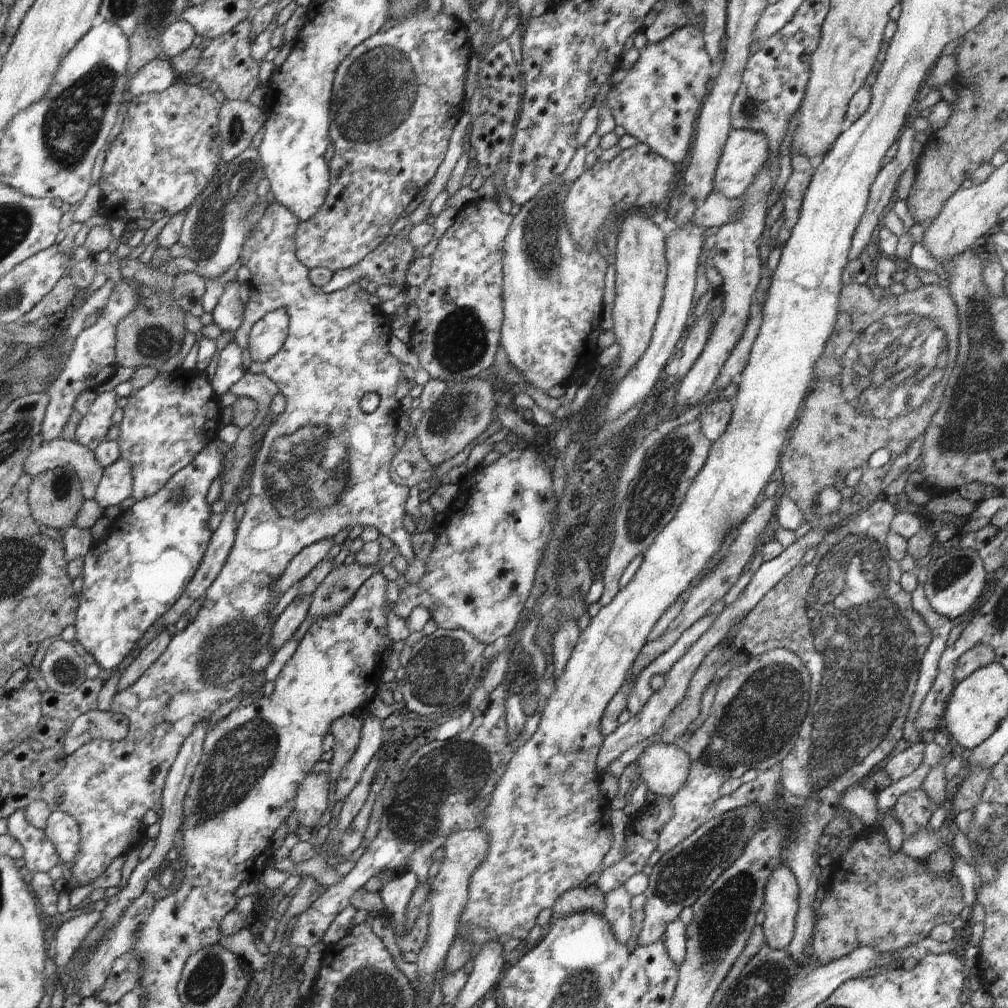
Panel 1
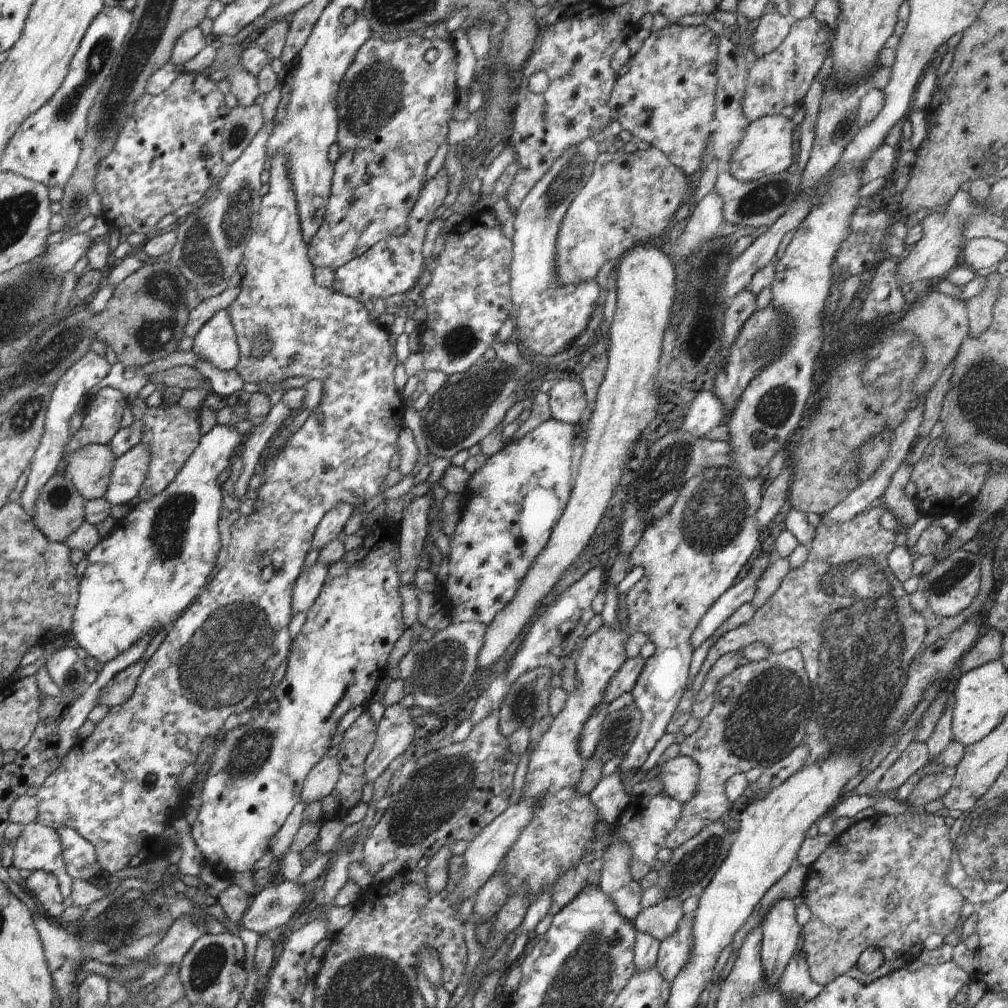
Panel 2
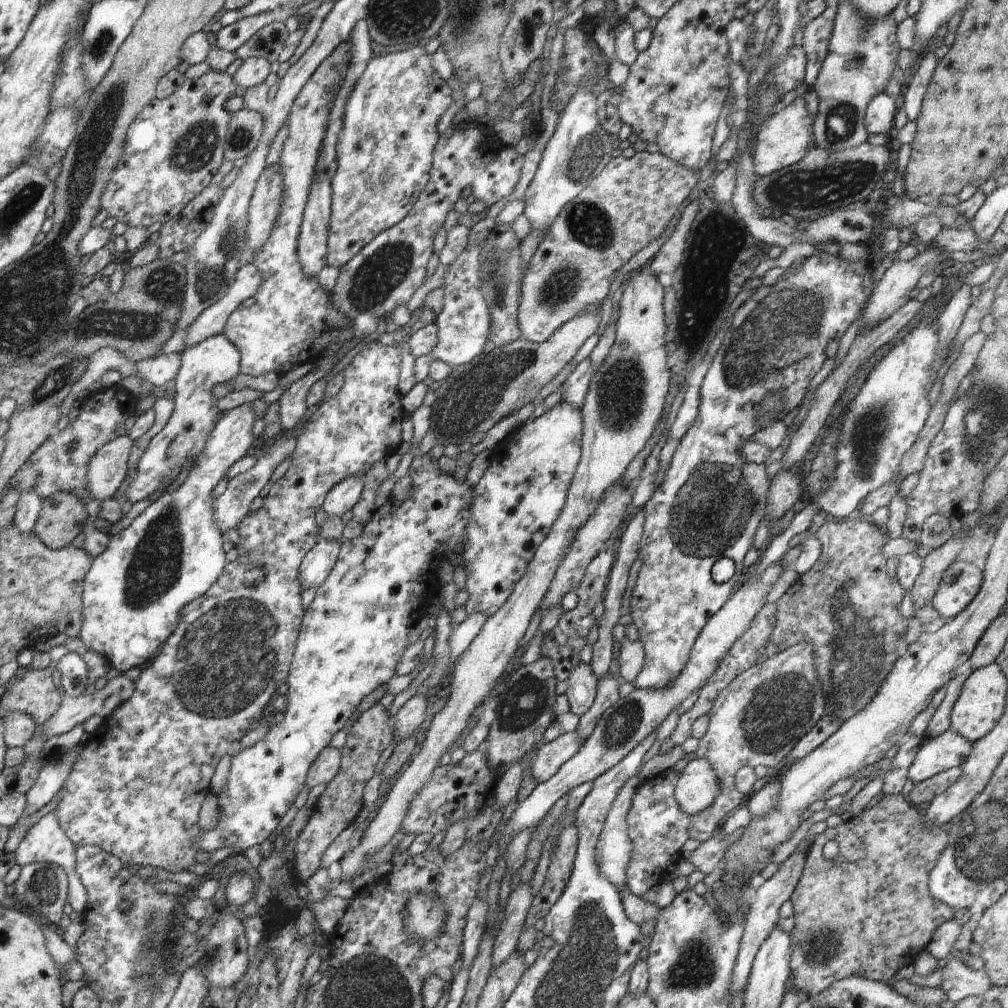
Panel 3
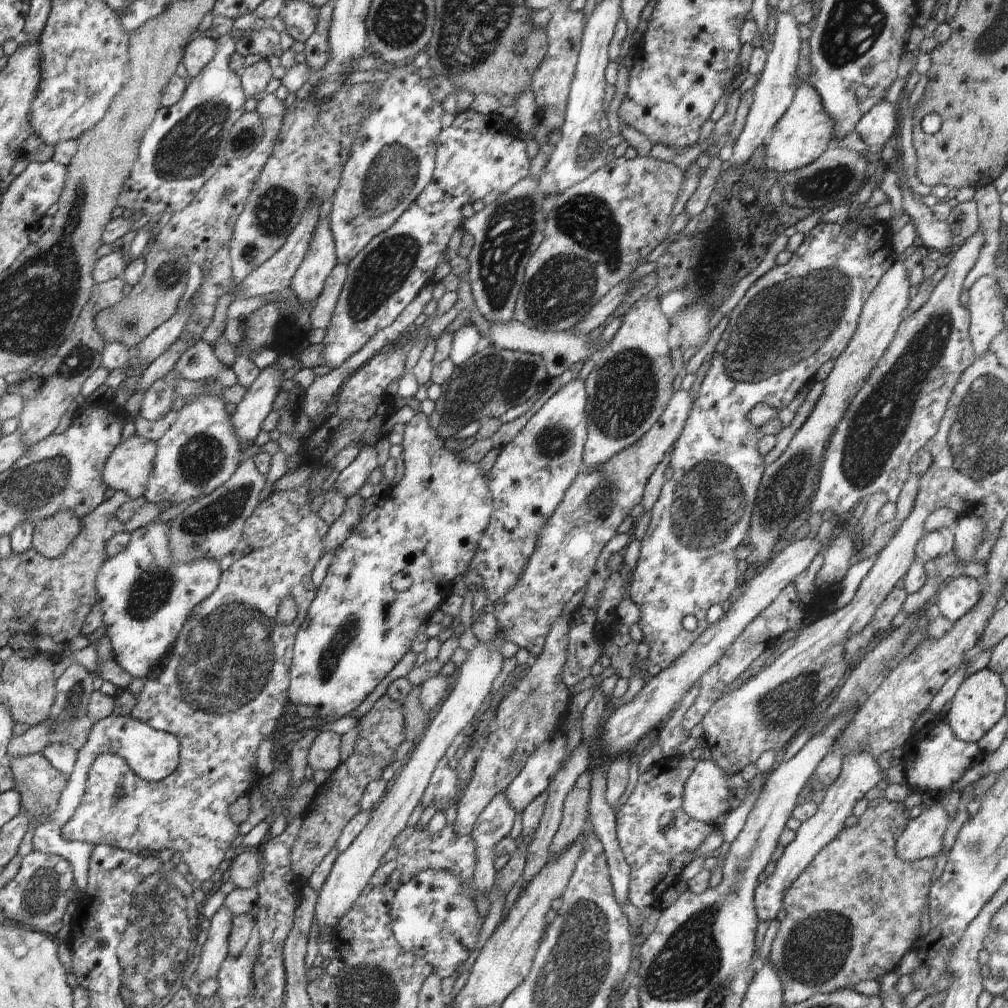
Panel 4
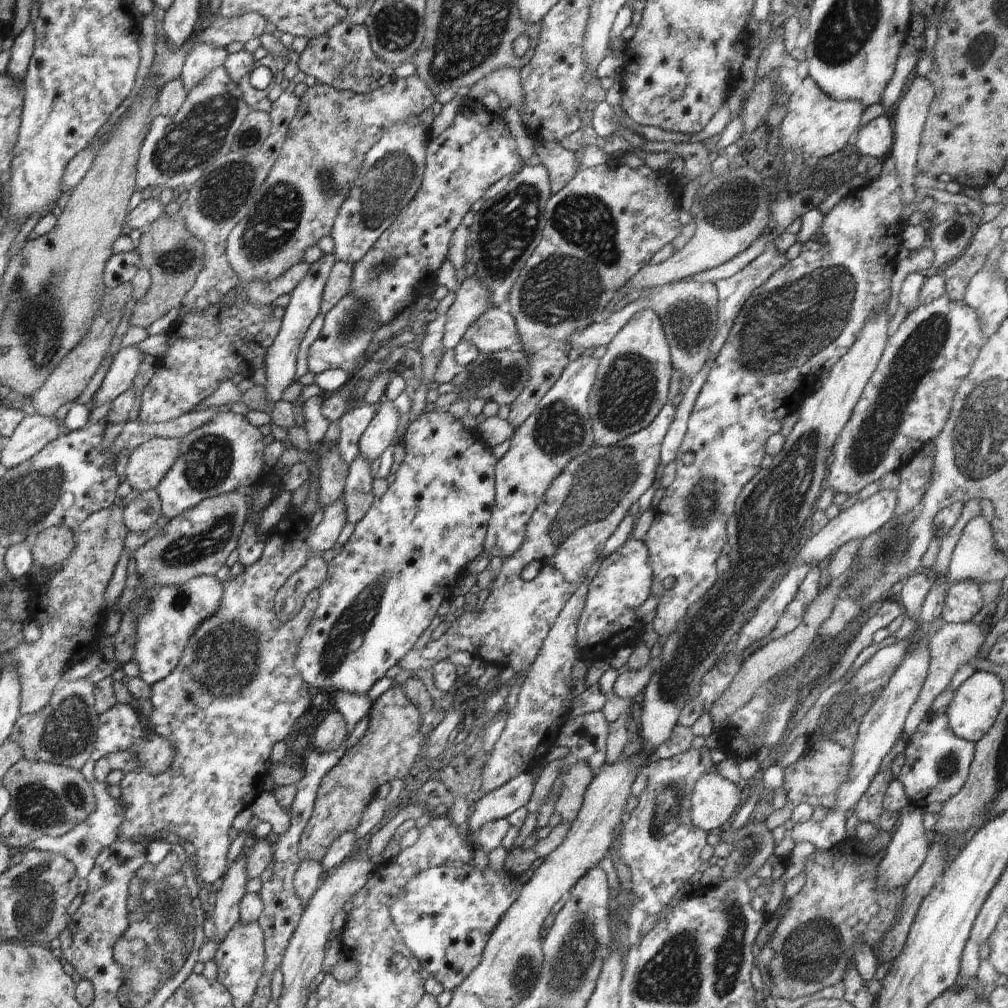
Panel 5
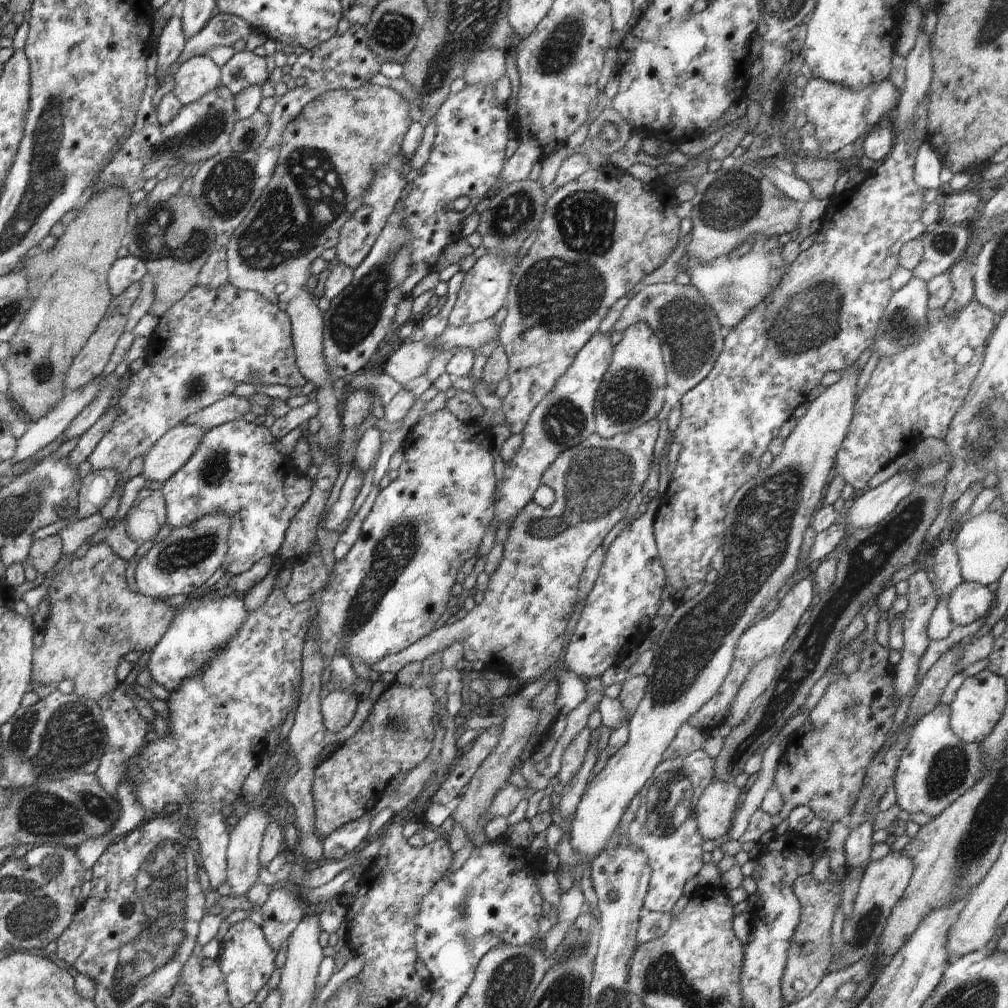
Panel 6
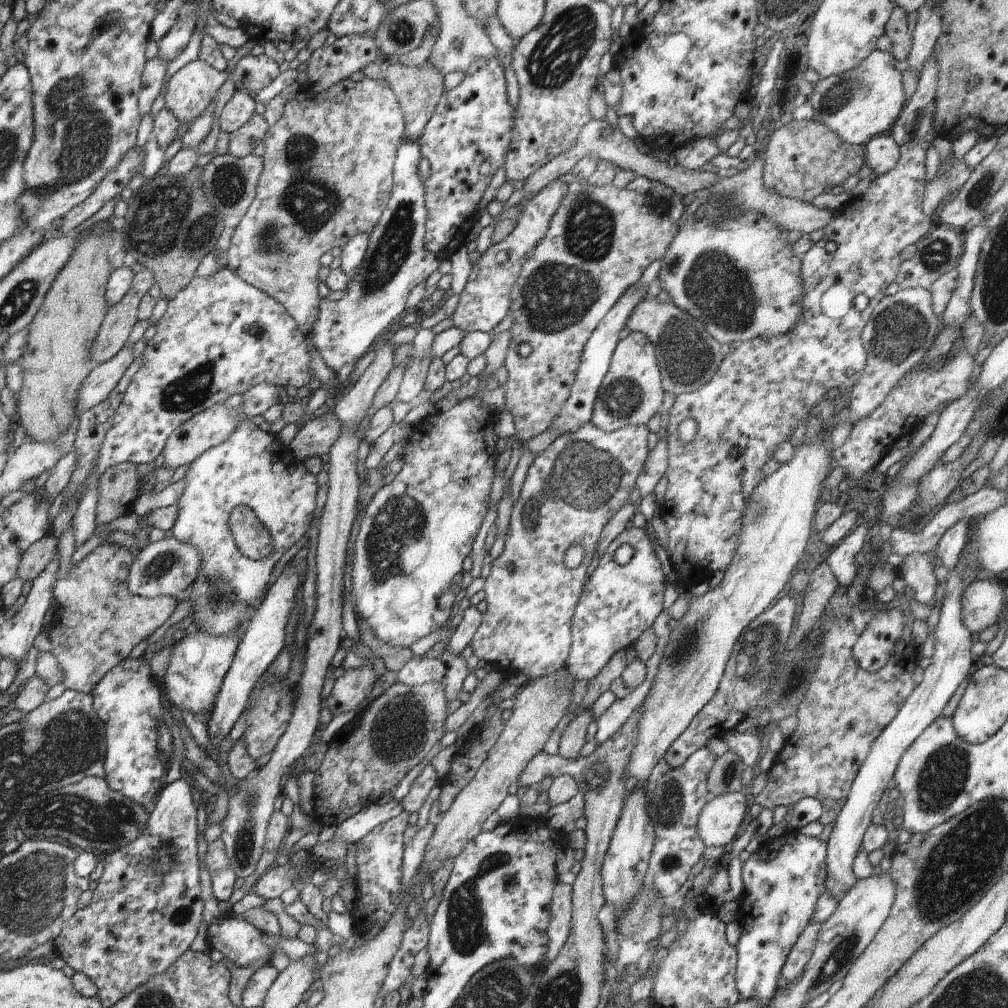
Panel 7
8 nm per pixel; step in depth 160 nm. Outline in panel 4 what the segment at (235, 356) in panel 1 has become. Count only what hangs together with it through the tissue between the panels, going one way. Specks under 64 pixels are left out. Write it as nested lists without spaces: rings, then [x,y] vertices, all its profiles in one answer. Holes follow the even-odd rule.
[[[200,394],[197,396],[189,396],[192,400],[182,410],[179,410],[178,418],[172,427],[158,439],[156,457],[150,471],[149,483],[144,491],[144,498],[147,502],[162,505],[169,502],[170,506],[182,504],[186,500],[192,498],[200,498],[210,494],[213,490],[220,488],[229,478],[236,472],[240,462],[244,460],[248,448],[254,444],[252,441],[241,441],[233,431],[233,422],[230,414],[224,409],[225,401],[216,396],[205,396]]]

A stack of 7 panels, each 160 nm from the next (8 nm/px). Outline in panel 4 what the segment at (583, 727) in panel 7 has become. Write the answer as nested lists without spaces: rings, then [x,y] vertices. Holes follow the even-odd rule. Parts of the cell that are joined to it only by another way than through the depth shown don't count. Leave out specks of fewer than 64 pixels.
[[[582,773],[563,802],[563,817],[549,846],[551,858],[570,846],[588,825],[589,790],[591,776]]]

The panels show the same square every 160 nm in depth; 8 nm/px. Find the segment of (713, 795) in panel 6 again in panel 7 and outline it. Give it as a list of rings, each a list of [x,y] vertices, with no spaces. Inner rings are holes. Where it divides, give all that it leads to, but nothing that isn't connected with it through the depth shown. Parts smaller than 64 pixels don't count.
[[[741,791],[726,793],[706,802],[701,810],[697,826],[702,842],[707,847],[724,846],[729,848],[743,830],[740,825],[749,819],[747,817],[749,806],[750,802],[746,800],[746,795]]]

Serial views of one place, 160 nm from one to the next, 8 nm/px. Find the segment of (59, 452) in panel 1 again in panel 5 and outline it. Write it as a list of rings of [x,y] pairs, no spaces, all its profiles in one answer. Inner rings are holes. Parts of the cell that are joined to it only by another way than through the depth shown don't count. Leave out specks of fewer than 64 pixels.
[[[182,437],[147,439],[129,454],[122,479],[134,489],[142,491],[156,489],[160,480],[172,469],[176,457],[180,457],[178,450],[181,450],[179,445],[182,439]]]

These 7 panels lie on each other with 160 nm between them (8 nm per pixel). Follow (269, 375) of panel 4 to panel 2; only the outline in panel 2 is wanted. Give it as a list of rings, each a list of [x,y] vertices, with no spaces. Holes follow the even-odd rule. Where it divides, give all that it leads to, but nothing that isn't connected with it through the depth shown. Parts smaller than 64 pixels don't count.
[[[215,425],[208,434],[201,436],[201,440],[196,446],[196,450],[192,452],[192,456],[188,458],[188,461],[184,464],[179,474],[176,474],[176,478],[168,484],[168,488],[164,488],[163,492],[160,492],[154,498],[146,500],[146,502],[140,502],[138,506],[132,508],[128,516],[120,518],[120,521],[116,522],[115,527],[112,530],[112,534],[98,542],[92,551],[87,556],[86,572],[79,580],[79,598],[77,606],[73,615],[74,623],[72,631],[69,636],[74,638],[80,645],[79,651],[83,655],[89,655],[94,660],[97,660],[103,665],[110,662],[112,659],[116,659],[116,656],[126,652],[134,642],[138,642],[140,638],[144,638],[146,634],[150,632],[158,632],[167,624],[170,624],[172,620],[178,619],[180,612],[188,606],[201,594],[201,589],[206,584],[208,576],[214,570],[217,559],[223,555],[221,548],[220,532],[218,529],[218,522],[221,520],[220,508],[222,508],[222,494],[221,486],[218,485],[216,479],[218,475],[230,468],[232,458],[239,453],[242,447],[242,435],[234,426],[222,426]]]

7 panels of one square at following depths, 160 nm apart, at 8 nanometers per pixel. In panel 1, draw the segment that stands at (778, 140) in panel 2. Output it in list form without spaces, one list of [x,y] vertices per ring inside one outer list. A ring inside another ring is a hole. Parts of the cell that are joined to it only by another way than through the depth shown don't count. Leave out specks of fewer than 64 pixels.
[[[740,128],[732,129],[728,140],[724,144],[722,154],[718,158],[718,166],[716,166],[716,173],[714,174],[713,191],[724,194],[730,200],[737,199],[754,182],[756,174],[768,162],[768,156],[770,156],[770,150],[768,150],[768,142],[766,142],[764,134]]]

